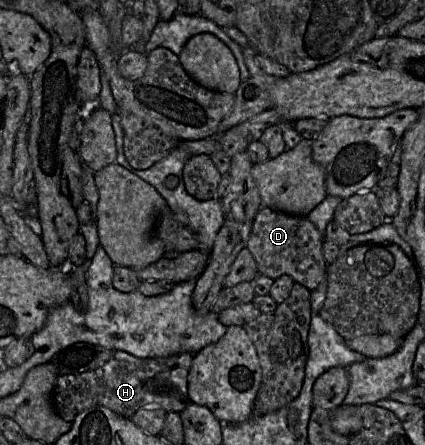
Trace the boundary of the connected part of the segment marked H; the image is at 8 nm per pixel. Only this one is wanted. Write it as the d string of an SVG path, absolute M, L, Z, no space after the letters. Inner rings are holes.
M115 351L110 360L95 370L59 375L52 394L53 406L67 422L72 422L79 413L93 406L108 408L127 418L139 409L151 406L159 406L168 413L180 413L190 403L188 374L194 356L184 352L168 357L139 358L124 351Z

